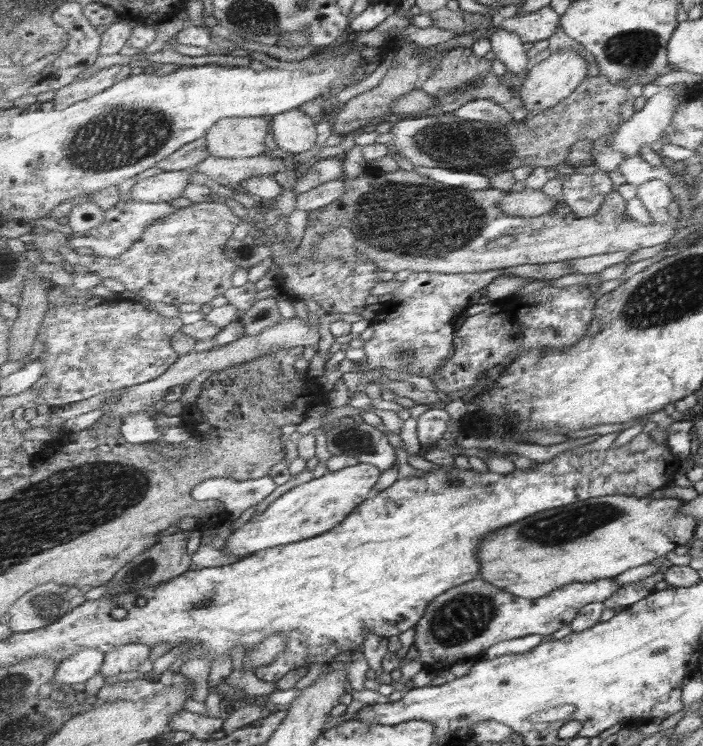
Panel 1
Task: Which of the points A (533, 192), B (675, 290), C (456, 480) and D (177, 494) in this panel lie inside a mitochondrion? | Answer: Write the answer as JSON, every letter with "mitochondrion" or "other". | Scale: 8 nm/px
{"A":"other","B":"mitochondrion","C":"mitochondrion","D":"other"}

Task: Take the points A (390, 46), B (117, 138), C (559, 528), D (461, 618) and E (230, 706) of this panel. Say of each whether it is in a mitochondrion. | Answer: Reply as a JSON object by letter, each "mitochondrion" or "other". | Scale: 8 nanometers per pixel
{"A":"other","B":"mitochondrion","C":"mitochondrion","D":"mitochondrion","E":"other"}

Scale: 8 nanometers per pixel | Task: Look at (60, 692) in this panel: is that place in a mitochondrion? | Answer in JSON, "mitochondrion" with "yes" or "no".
{"mitochondrion":"no"}

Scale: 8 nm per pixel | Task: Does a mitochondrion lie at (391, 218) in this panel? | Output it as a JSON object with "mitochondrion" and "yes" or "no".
{"mitochondrion":"yes"}

